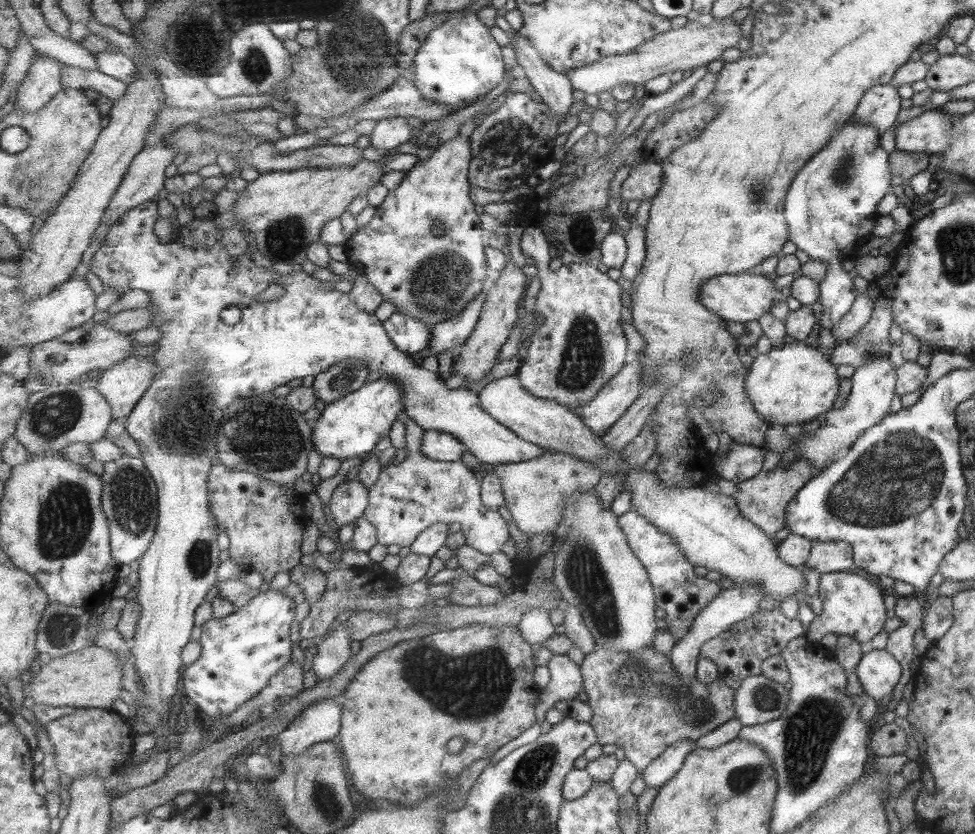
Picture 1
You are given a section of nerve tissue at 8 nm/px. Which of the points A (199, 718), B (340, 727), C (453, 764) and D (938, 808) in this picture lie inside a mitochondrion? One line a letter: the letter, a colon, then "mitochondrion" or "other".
A: other
B: other
C: other
D: other

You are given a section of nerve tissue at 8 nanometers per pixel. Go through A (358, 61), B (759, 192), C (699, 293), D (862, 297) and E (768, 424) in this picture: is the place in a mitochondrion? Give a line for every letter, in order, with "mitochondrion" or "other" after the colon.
A: mitochondrion
B: mitochondrion
C: other
D: other
E: other

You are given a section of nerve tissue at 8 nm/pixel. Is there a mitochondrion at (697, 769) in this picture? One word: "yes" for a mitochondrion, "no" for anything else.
no

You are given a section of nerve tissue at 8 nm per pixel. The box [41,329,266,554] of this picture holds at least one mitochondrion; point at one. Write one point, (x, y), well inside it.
(186, 428)

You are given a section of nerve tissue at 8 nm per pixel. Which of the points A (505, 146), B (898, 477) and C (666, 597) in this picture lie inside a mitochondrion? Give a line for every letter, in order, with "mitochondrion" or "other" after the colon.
A: mitochondrion
B: mitochondrion
C: other

